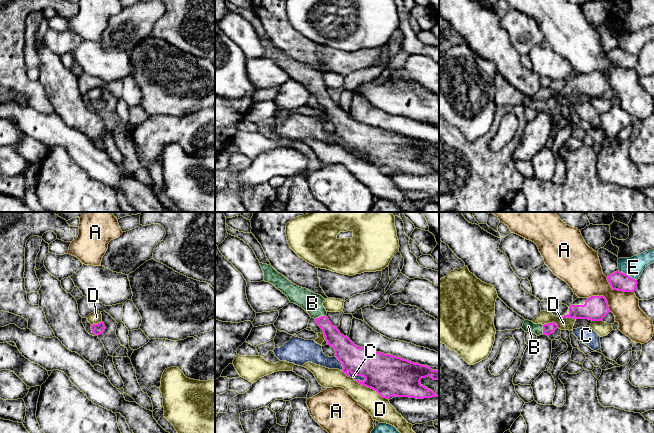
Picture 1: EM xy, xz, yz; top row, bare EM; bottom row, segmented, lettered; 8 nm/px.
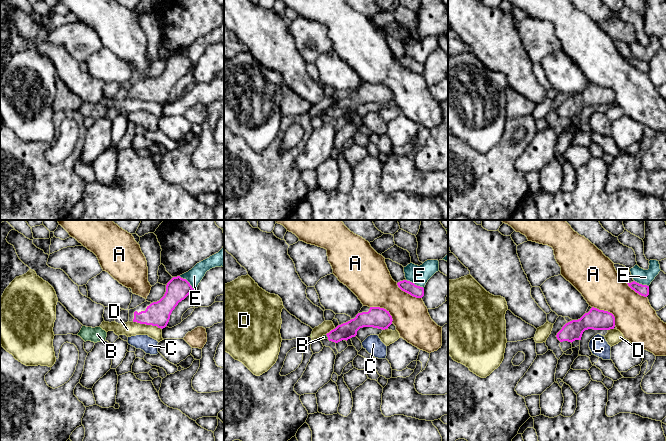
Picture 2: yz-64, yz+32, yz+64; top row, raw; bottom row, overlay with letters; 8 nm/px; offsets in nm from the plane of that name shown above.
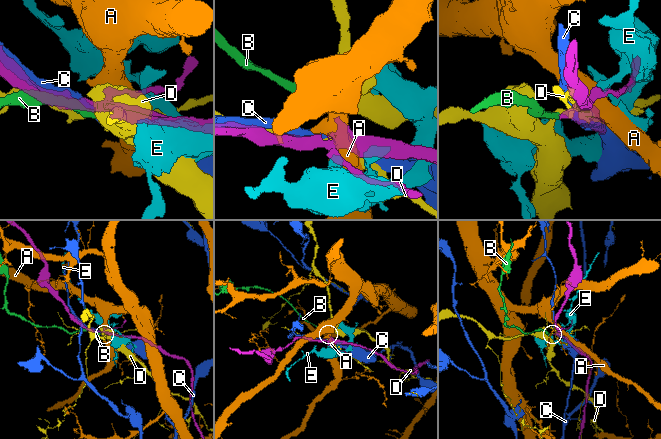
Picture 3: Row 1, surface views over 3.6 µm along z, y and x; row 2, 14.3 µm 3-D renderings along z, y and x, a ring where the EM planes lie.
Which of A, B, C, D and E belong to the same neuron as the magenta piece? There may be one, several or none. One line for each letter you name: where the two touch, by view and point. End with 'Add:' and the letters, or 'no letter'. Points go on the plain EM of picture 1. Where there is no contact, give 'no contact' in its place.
B: meets magenta in xz at (319, 93)
Add: B

